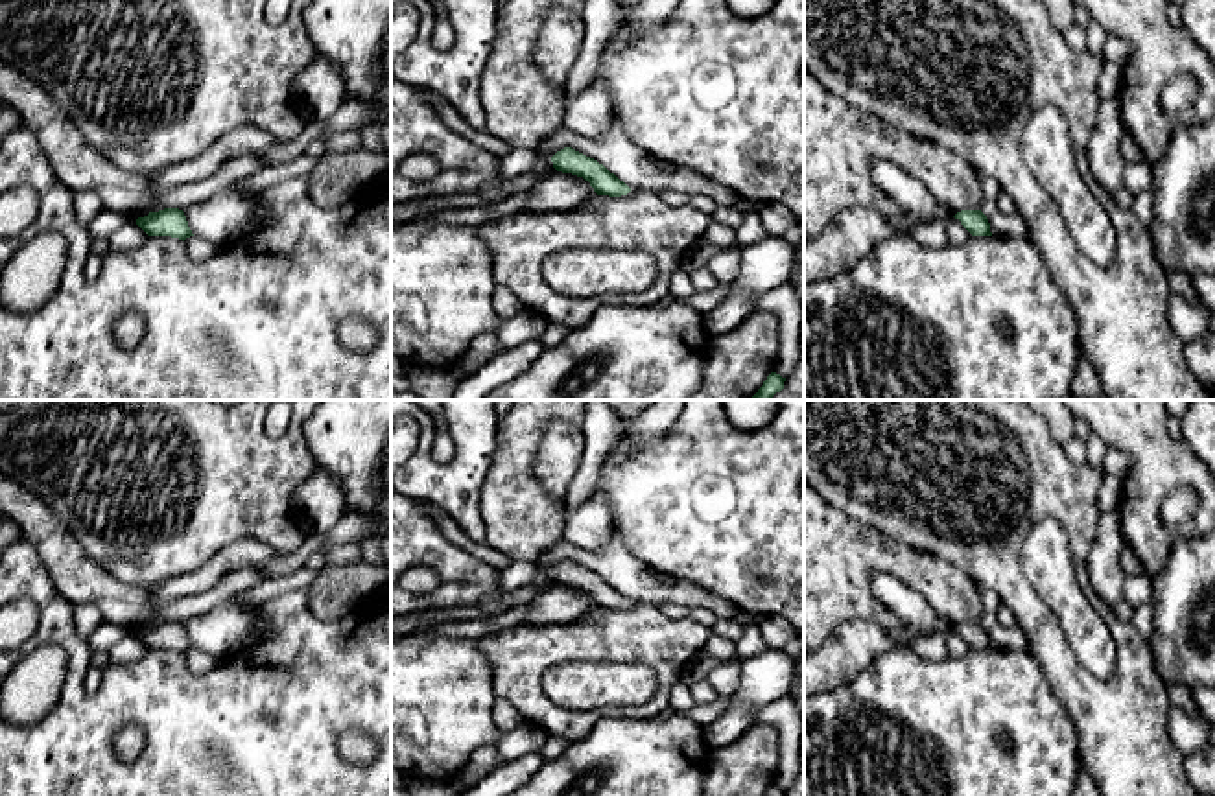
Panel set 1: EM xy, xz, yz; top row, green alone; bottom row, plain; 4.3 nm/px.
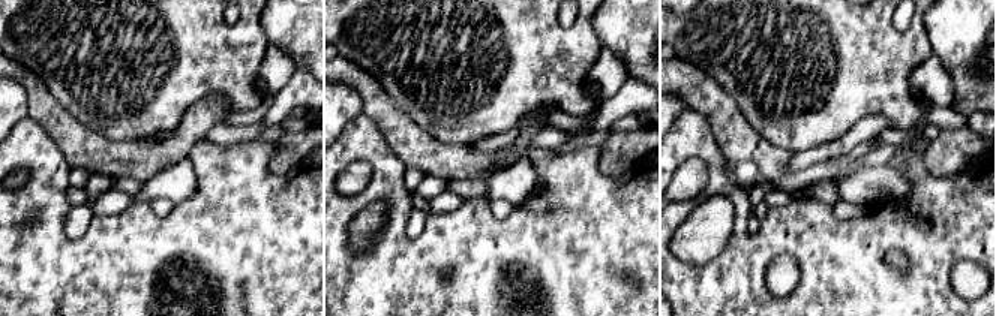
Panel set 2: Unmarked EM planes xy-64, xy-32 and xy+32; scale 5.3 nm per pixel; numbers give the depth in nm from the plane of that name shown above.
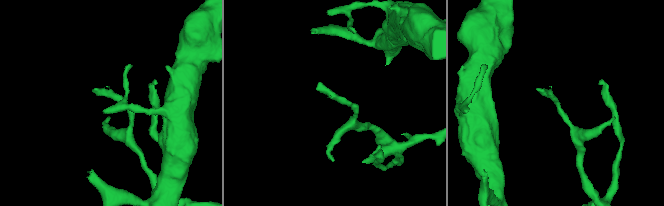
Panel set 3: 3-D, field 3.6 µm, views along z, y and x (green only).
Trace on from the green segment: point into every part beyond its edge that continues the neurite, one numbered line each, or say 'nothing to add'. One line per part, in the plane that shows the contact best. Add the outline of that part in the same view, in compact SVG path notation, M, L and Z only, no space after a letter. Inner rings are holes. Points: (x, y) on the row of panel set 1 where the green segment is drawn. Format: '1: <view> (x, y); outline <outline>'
nothing to add

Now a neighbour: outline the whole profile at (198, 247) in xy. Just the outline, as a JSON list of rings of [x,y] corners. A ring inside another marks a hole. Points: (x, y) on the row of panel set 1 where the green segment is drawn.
[[[190,236],[184,240],[186,251],[194,262],[203,262],[214,256],[221,245],[216,245],[203,236]]]

